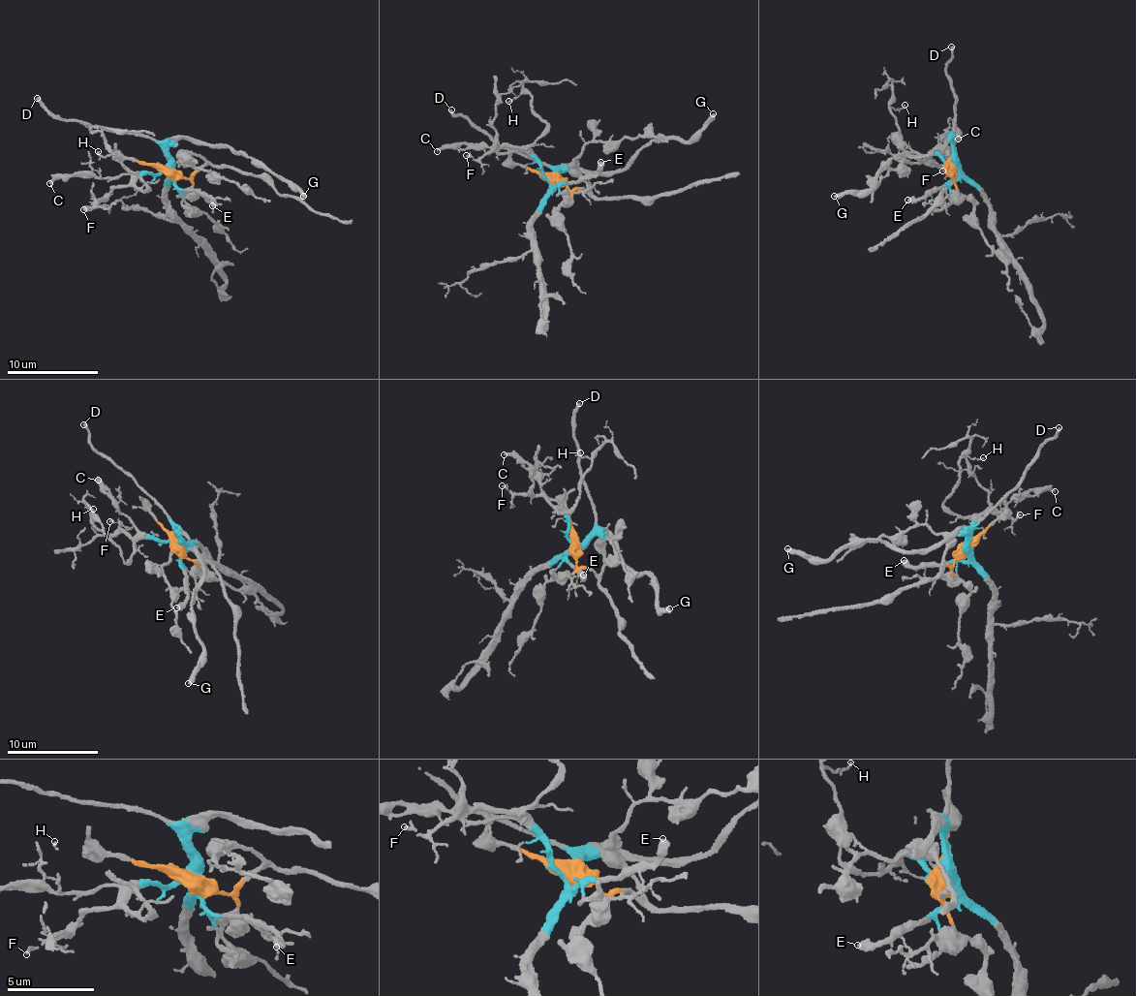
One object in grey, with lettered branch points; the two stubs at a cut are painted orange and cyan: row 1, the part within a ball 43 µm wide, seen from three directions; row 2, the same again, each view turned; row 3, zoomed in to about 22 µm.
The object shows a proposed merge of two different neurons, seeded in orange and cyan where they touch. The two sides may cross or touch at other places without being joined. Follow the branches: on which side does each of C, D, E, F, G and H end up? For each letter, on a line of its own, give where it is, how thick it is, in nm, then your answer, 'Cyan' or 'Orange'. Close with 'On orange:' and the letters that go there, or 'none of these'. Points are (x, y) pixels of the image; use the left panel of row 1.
C: Place: (49, 183). Thickness 240 nm. Cyan
D: Place: (37, 98). Thickness 240 nm. Cyan
E: Place: (212, 205). Thickness 480 nm. Cyan
F: Place: (83, 209). Thickness 160 nm. Cyan
G: Place: (303, 196). Thickness 360 nm. Cyan
H: Place: (98, 151). Thickness 120 nm. Cyan
On orange: none of these

